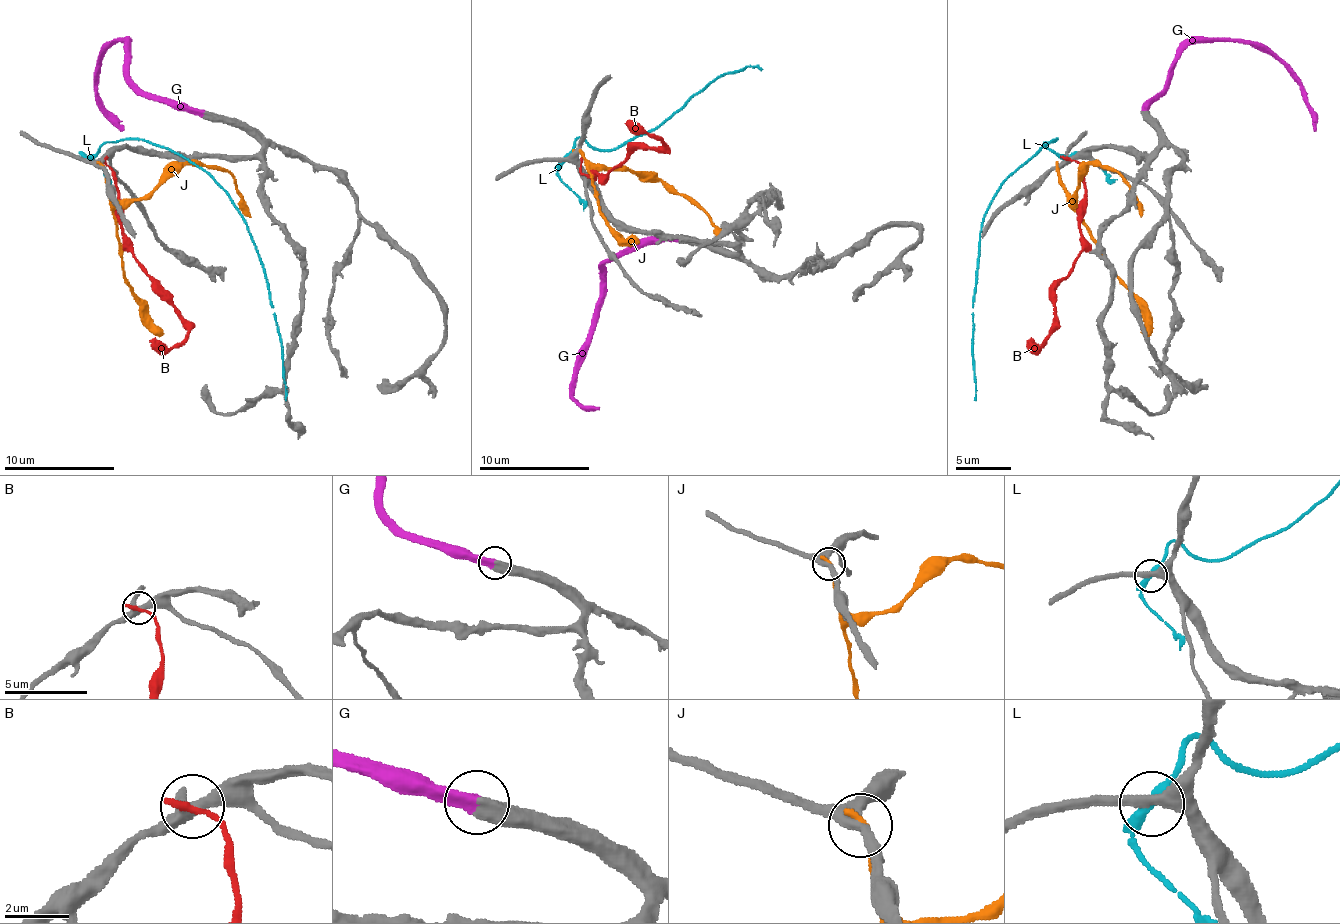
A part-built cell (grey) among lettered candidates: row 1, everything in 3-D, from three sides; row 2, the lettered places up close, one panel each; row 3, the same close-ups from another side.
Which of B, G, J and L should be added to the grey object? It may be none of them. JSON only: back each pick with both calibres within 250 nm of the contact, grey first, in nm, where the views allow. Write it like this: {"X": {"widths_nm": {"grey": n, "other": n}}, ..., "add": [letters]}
{"G": {"widths_nm": {"grey": 550, "other": 480}}, "add": ["G"]}

